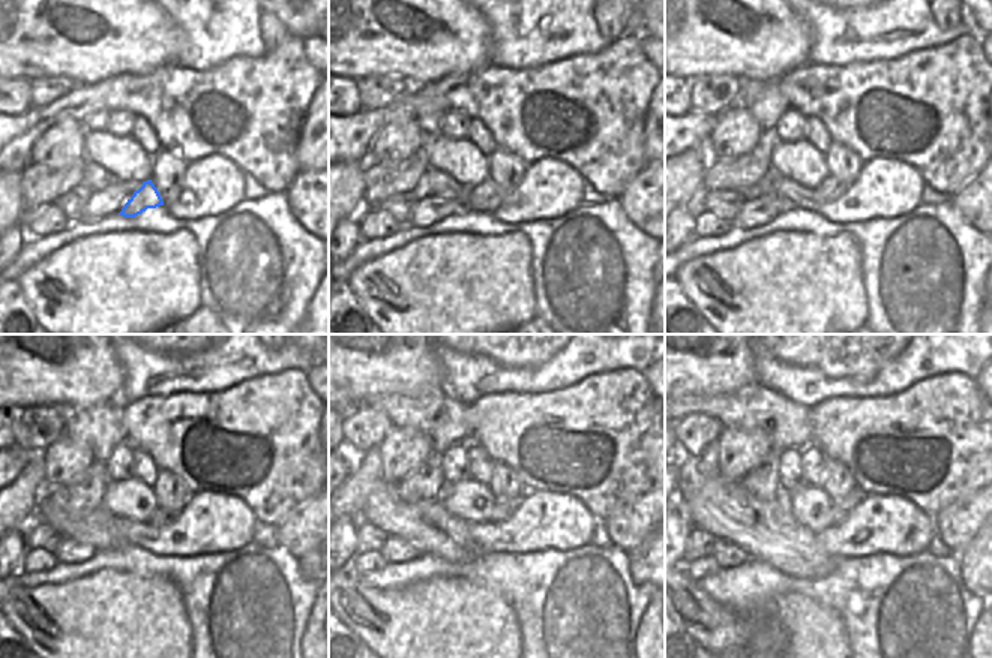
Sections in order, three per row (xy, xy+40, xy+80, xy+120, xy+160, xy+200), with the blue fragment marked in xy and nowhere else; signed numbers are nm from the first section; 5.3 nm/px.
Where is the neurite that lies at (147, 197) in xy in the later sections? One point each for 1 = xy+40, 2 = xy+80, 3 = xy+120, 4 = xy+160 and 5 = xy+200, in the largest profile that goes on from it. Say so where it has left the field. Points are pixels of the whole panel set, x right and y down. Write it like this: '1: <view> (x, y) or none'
1: xy+40 (485, 197)
2: xy+80 (830, 189)
3: xy+120 (159, 517)
4: xy+160 (500, 511)
5: xy+200 (842, 507)

